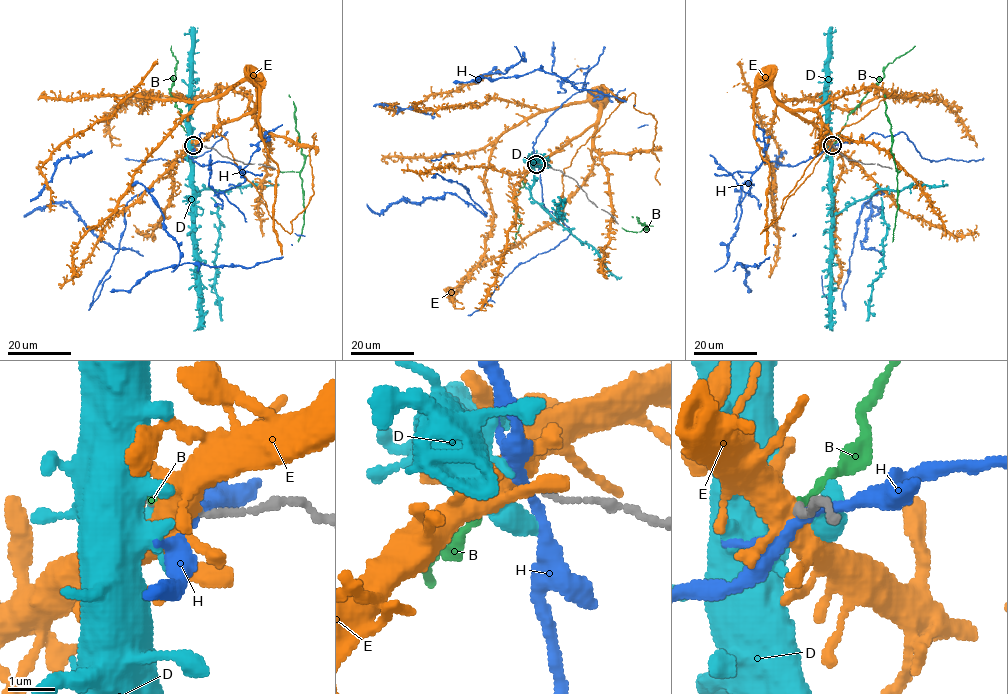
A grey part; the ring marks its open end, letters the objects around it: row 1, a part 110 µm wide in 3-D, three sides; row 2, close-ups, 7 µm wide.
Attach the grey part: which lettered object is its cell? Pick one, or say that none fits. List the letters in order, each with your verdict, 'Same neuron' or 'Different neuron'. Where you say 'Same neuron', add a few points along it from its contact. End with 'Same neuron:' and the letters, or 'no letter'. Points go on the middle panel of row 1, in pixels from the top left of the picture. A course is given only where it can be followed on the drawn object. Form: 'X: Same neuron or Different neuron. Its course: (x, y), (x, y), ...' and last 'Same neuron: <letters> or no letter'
B: Same neuron
D: Different neuron
E: Different neuron
H: Different neuron
Same neuron: B

